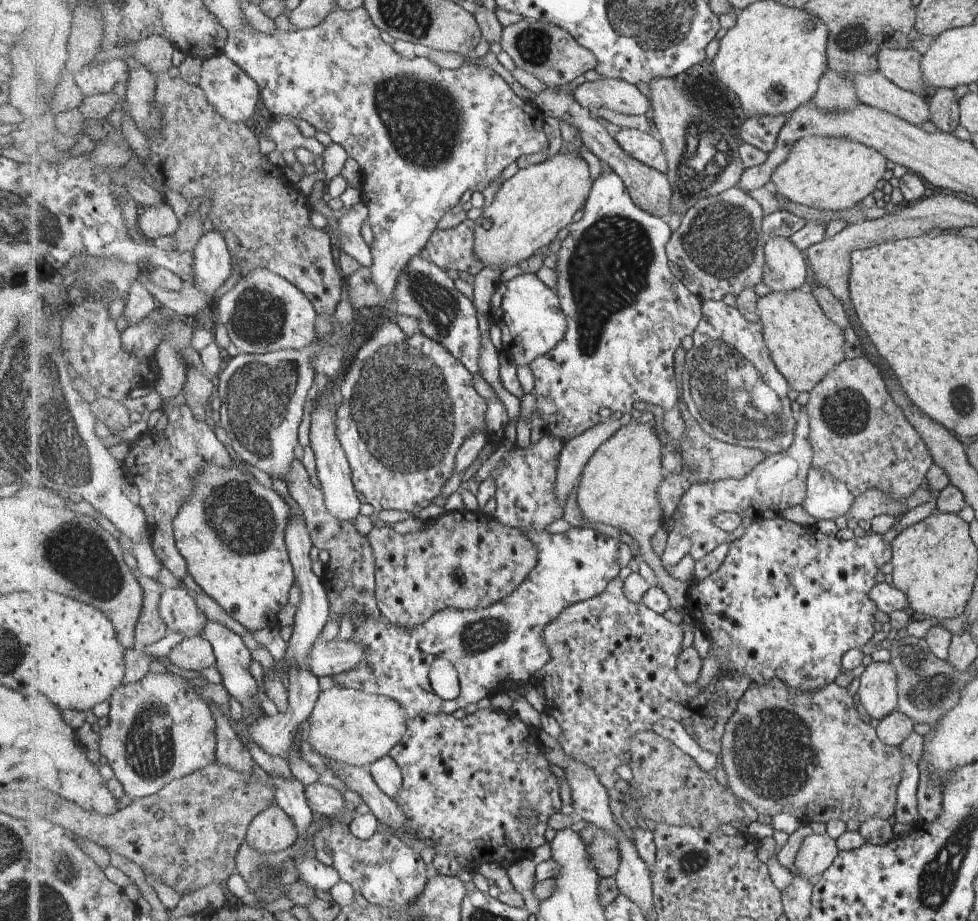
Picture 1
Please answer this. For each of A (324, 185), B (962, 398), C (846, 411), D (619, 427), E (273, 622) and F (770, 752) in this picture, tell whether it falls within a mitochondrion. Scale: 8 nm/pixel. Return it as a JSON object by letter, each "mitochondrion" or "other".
{"A":"other","B":"mitochondrion","C":"mitochondrion","D":"other","E":"other","F":"mitochondrion"}

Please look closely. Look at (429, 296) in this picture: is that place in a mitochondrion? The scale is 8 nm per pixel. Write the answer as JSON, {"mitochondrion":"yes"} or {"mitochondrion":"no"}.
{"mitochondrion":"yes"}

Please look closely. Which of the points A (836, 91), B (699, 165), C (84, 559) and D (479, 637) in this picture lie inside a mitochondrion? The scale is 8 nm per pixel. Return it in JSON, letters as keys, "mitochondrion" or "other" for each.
{"A":"mitochondrion","B":"mitochondrion","C":"mitochondrion","D":"mitochondrion"}

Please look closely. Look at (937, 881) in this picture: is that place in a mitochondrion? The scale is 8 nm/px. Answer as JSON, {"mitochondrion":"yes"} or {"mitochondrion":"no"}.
{"mitochondrion":"yes"}

